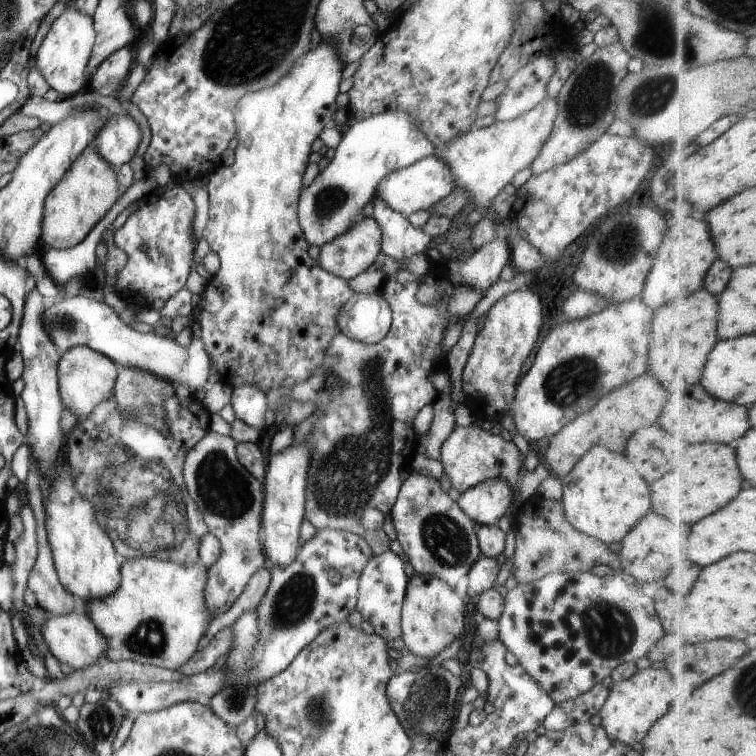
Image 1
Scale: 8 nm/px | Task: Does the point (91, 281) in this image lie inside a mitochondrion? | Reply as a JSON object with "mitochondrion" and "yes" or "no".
{"mitochondrion":"no"}

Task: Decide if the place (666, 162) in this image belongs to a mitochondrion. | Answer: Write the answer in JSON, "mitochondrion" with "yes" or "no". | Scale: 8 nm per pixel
{"mitochondrion":"no"}

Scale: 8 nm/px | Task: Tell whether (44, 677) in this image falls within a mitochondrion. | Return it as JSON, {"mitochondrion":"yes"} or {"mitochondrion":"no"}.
{"mitochondrion":"no"}

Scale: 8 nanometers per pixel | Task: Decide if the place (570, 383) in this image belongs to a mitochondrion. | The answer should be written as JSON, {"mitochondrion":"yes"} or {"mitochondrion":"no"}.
{"mitochondrion":"yes"}

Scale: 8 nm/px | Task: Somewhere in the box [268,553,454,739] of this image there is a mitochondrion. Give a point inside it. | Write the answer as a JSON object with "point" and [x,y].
{"point":[427,706]}

